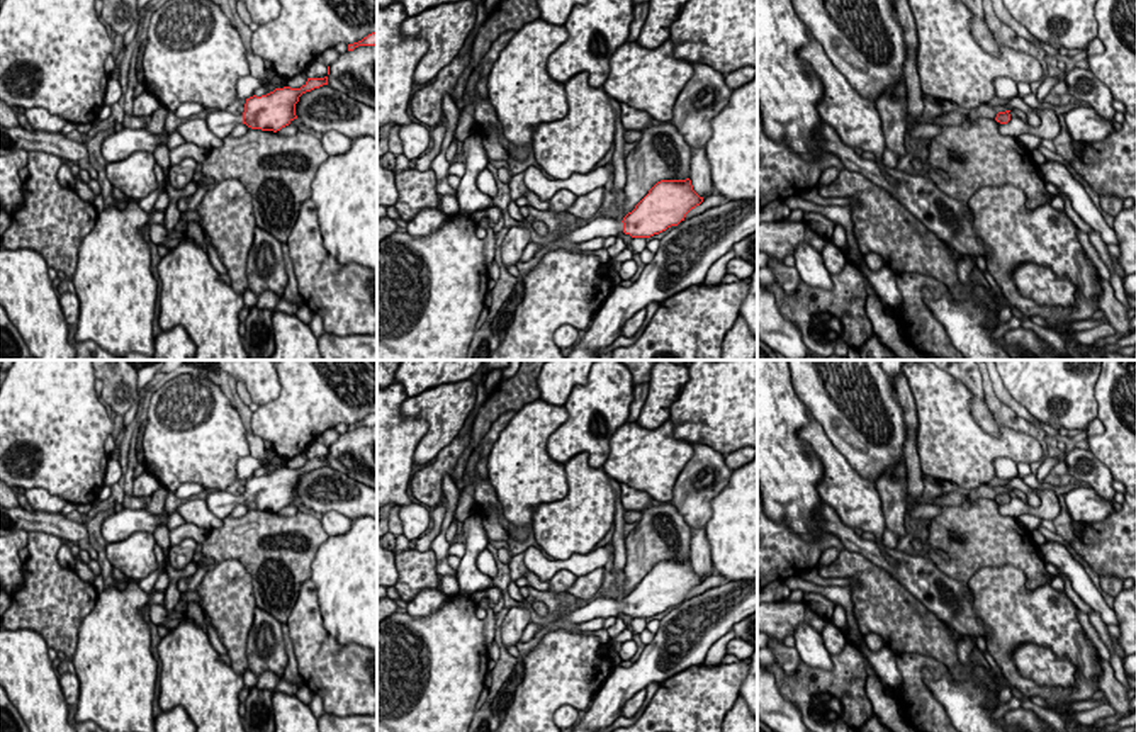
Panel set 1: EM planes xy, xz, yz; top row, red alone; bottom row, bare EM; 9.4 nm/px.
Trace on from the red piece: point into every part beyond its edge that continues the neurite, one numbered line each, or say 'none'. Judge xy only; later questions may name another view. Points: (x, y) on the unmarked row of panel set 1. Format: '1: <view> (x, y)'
1: xy (219, 503)

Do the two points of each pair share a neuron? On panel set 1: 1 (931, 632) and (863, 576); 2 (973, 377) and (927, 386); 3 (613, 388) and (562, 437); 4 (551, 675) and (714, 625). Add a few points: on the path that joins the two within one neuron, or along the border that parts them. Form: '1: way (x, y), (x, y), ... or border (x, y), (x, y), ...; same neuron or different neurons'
1: way (914, 627), (880, 593); same neuron
2: border (953, 377), (972, 394), (972, 415), (975, 418); different neurons
3: way (600, 401), (576, 423); same neuron
4: border (615, 668), (591, 702); different neurons

